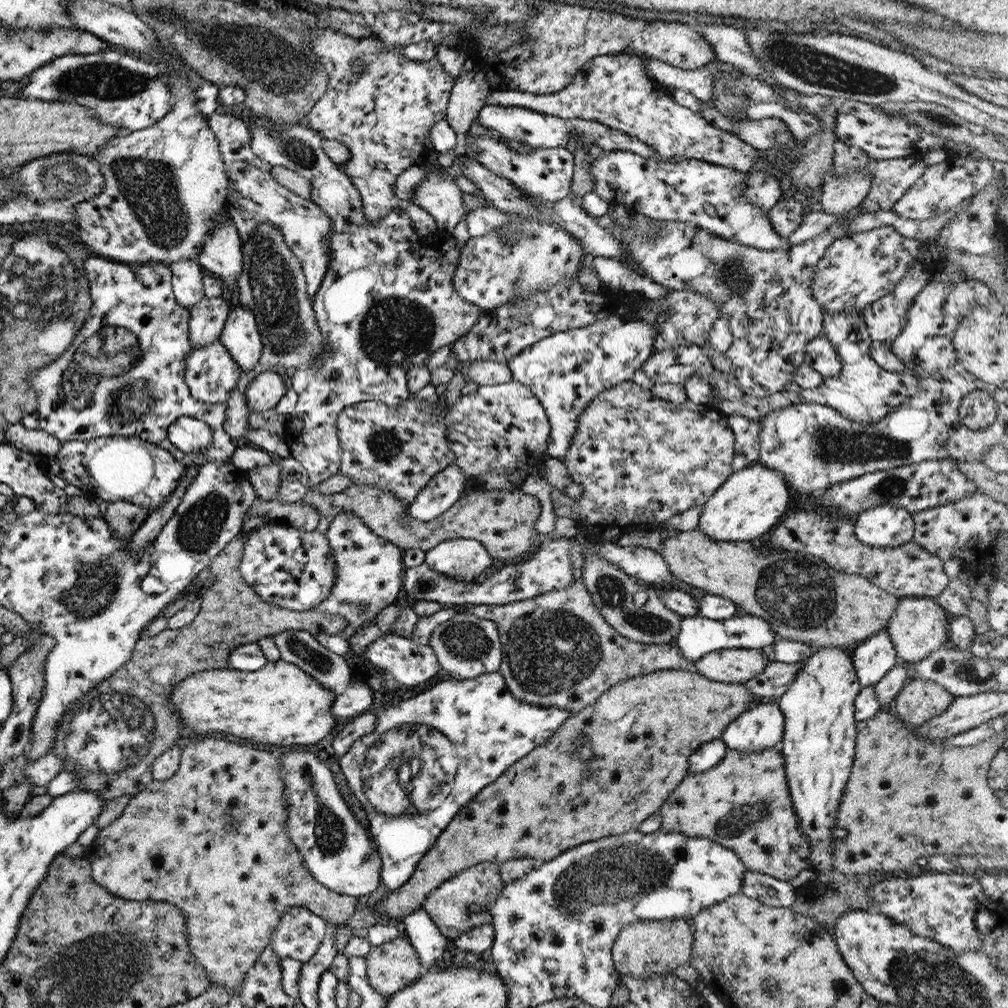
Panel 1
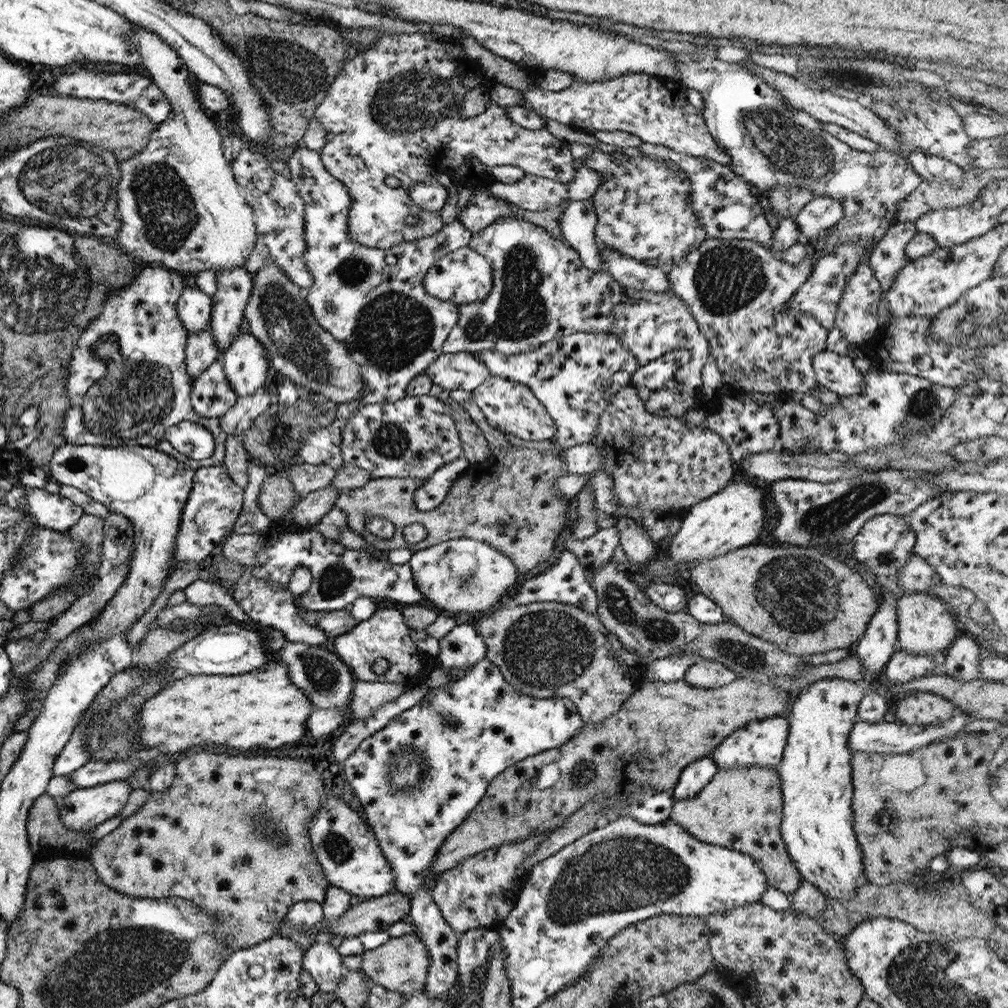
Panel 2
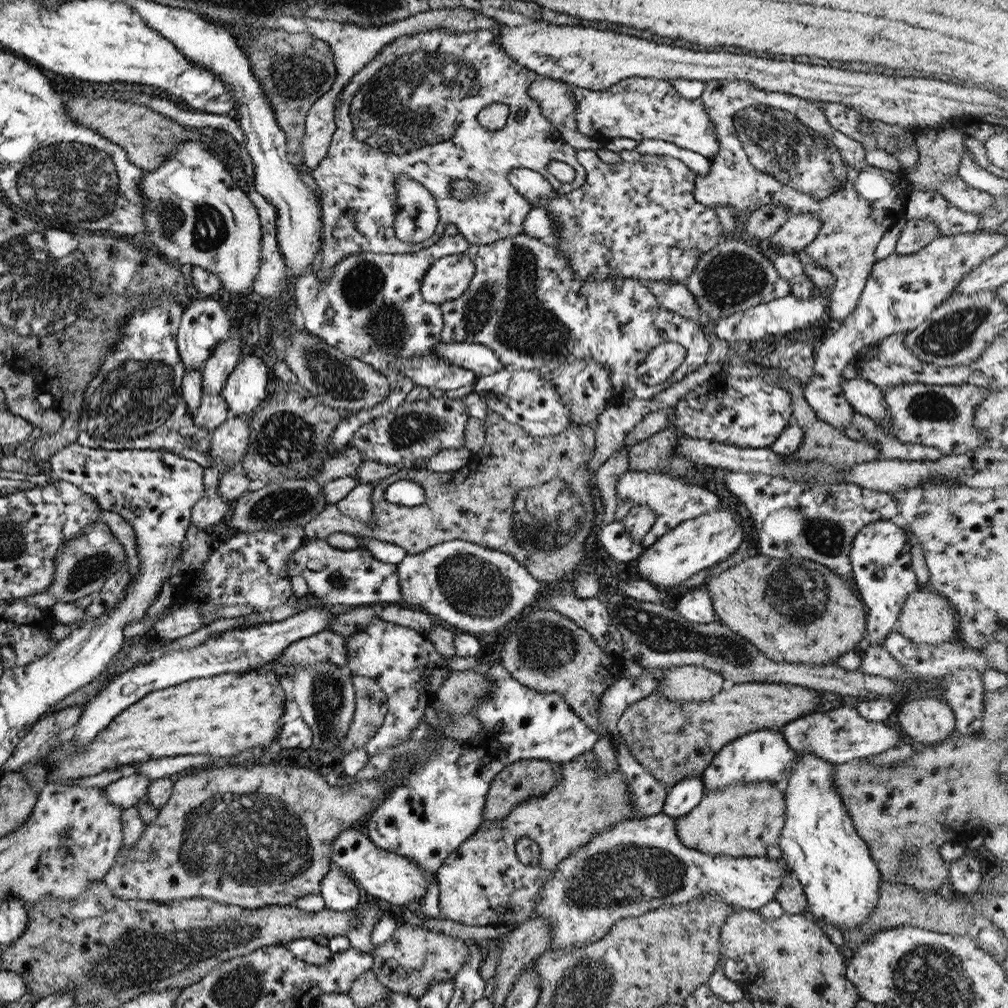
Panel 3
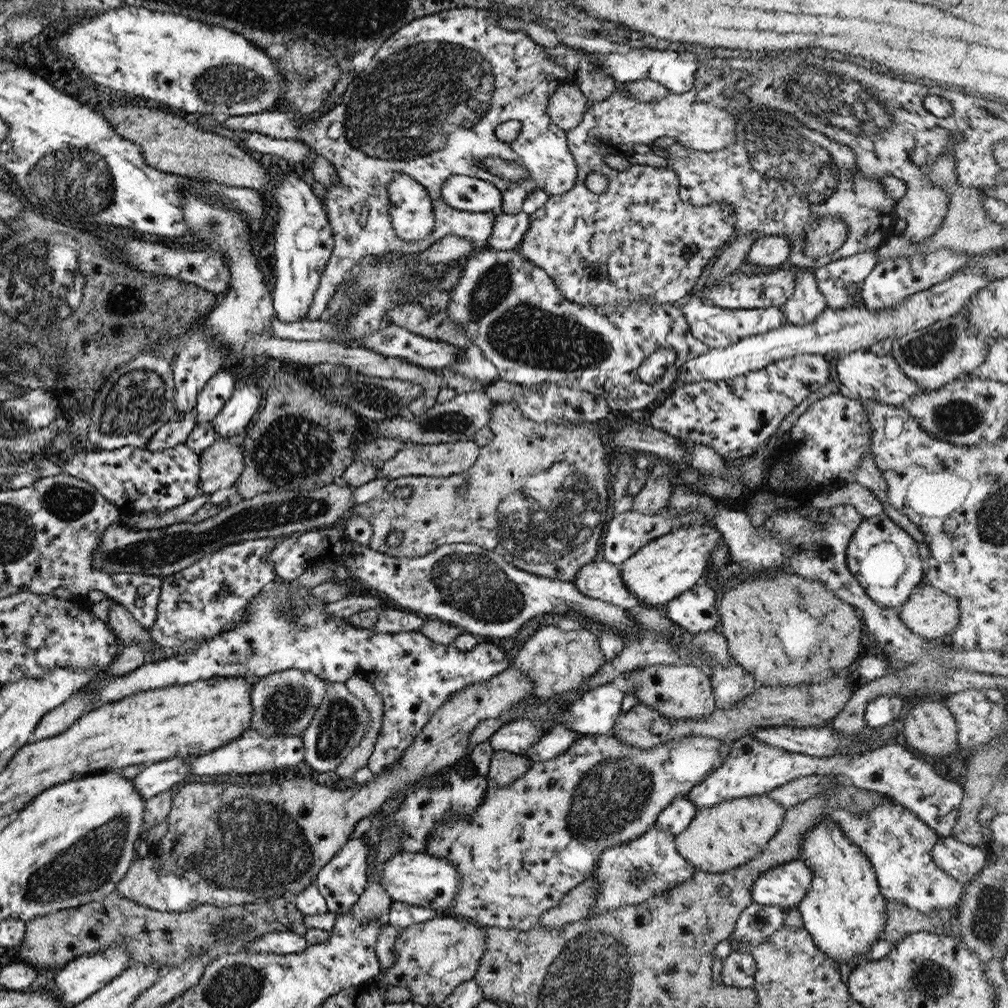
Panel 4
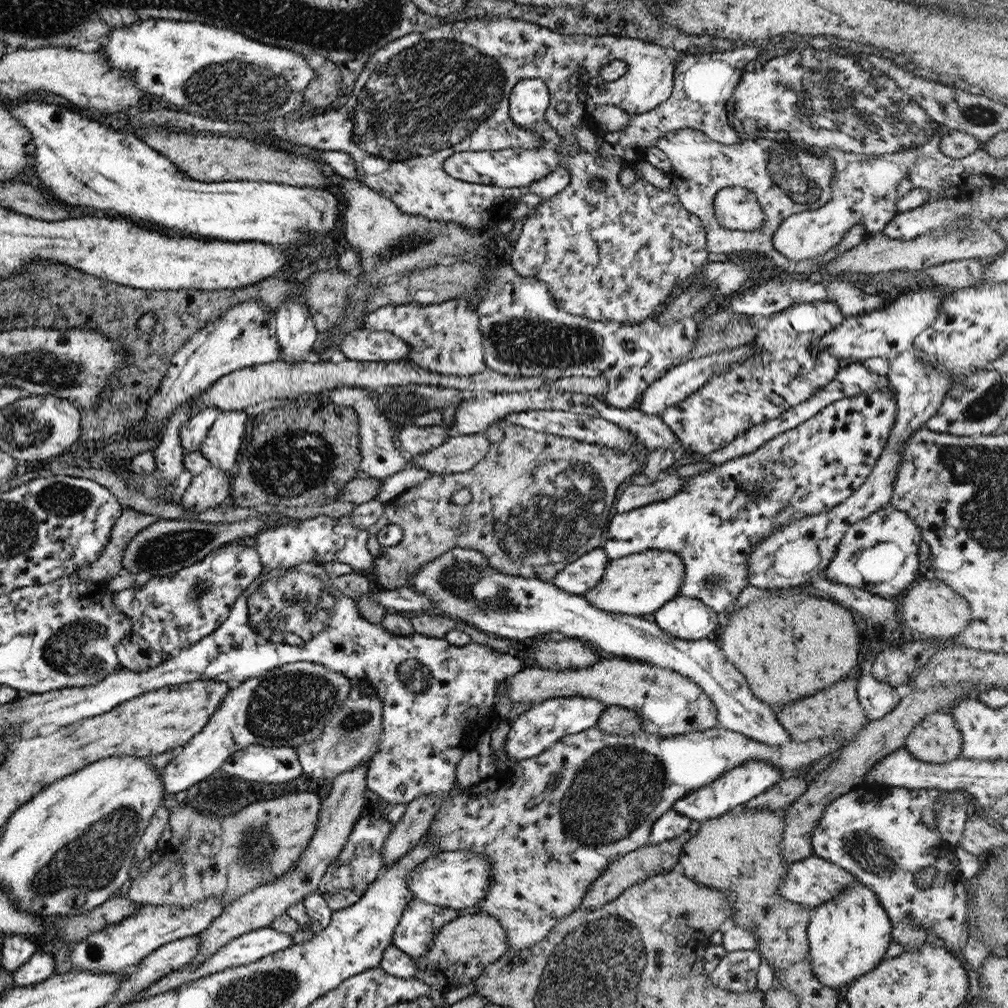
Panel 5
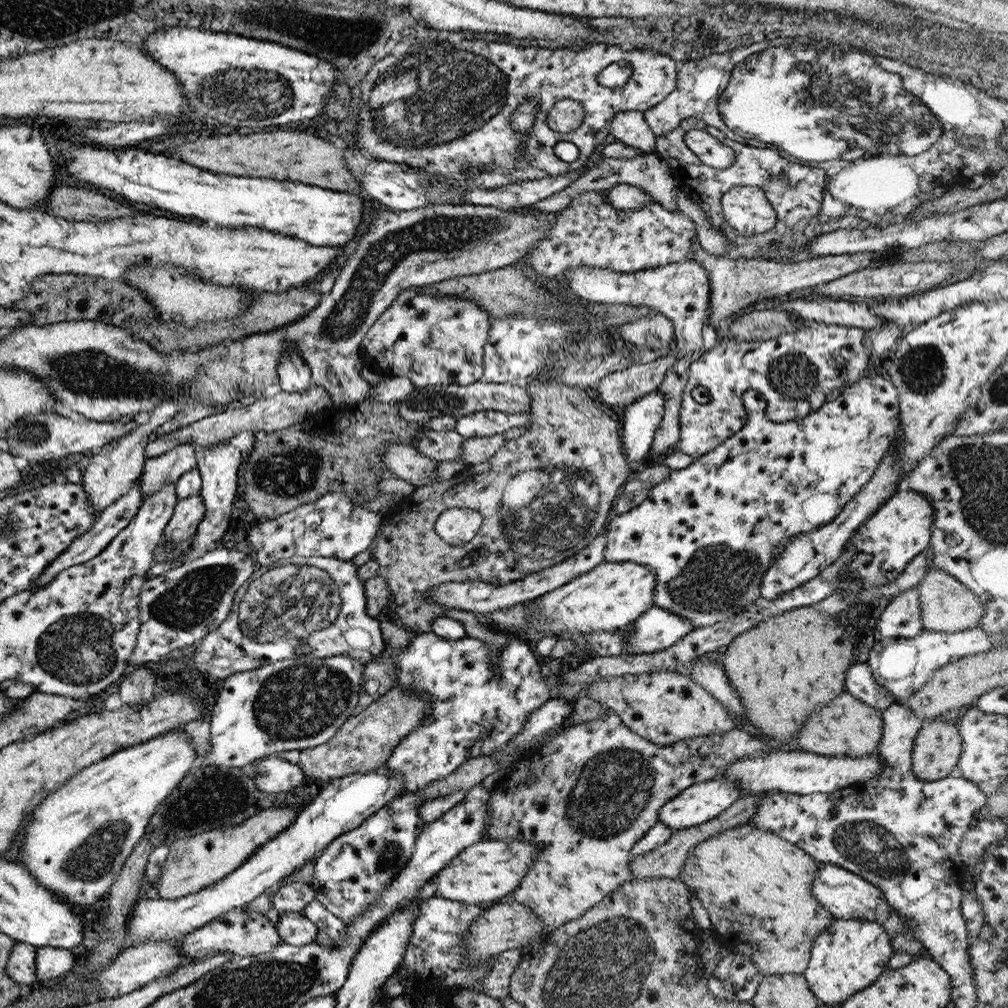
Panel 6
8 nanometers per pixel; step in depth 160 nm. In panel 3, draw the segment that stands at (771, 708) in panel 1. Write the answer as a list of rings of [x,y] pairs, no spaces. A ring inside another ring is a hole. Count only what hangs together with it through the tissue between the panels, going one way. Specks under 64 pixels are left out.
[[[763,728],[747,732],[730,740],[722,746],[719,752],[700,774],[704,792],[714,788],[723,788],[737,781],[740,782],[769,782],[775,785],[779,792],[785,792],[786,780],[794,771],[796,758],[793,751],[781,736],[781,728]]]

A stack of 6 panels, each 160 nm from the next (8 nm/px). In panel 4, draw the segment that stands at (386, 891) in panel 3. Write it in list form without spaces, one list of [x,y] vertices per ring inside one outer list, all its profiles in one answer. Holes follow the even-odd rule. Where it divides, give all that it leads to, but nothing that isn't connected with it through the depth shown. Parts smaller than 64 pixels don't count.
[[[402,851],[390,856],[378,872],[380,885],[387,891],[392,902],[427,907],[436,912],[452,906],[454,894],[460,887],[460,876],[451,863],[423,853]]]

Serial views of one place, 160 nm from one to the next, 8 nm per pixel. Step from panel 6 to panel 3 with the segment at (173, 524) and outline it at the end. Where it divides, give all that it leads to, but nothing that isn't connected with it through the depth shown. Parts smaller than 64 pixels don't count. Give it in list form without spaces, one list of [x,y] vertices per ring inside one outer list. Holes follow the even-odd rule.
[[[231,415],[211,432],[208,458],[219,474],[238,467],[248,445],[249,415]]]

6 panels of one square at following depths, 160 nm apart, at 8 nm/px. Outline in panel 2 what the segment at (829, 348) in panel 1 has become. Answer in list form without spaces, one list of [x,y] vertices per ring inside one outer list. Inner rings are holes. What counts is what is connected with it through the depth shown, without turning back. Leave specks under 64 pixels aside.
[[[827,349],[820,350],[812,358],[812,369],[814,370],[817,385],[828,388],[838,396],[854,396],[862,390],[863,376],[853,367],[851,358],[847,358],[845,355],[840,355]]]

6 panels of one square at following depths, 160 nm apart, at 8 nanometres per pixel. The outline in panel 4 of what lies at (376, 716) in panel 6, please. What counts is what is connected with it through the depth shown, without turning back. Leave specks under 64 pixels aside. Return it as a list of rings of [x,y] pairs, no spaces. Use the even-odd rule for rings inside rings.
[[[326,681],[326,695],[315,707],[309,726],[300,735],[303,742],[303,760],[309,768],[327,772],[337,765],[357,747],[370,725],[370,718],[364,704],[346,689],[344,683]]]

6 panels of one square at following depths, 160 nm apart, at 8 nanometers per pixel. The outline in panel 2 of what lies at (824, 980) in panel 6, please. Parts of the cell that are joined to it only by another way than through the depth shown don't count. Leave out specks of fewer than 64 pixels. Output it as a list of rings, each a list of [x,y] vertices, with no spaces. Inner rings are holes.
[[[822,678],[809,683],[807,691],[801,691],[788,704],[785,714],[788,720],[788,735],[780,763],[775,768],[780,778],[782,792],[782,817],[780,835],[792,860],[792,865],[802,880],[813,884],[821,894],[829,898],[850,898],[857,884],[863,881],[862,854],[852,829],[852,782],[850,758],[846,740],[851,725],[855,722],[859,701],[865,693],[865,681],[844,678]]]

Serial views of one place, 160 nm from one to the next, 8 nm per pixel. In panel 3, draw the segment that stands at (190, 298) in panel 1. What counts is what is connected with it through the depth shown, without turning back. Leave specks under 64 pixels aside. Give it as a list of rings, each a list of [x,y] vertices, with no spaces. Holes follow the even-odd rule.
[[[217,296],[204,297],[187,302],[183,307],[176,334],[176,347],[184,373],[190,368],[202,369],[210,352],[218,345],[218,340],[227,340],[230,337],[230,318],[219,303]]]

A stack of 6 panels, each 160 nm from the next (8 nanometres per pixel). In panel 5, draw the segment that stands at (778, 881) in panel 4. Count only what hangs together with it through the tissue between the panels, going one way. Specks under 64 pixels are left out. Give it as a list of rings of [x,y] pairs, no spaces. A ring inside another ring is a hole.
[[[815,856],[805,857],[786,865],[788,866],[788,871],[785,876],[782,876],[782,880],[778,884],[778,891],[785,900],[807,905],[810,908],[815,908],[818,904],[825,904],[830,900],[834,900],[854,880],[852,874],[844,868]]]

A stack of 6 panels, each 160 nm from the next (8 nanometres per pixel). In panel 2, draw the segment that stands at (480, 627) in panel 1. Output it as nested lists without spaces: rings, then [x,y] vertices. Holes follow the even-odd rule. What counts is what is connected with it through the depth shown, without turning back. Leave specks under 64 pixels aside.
[[[461,623],[438,640],[438,654],[434,658],[444,669],[469,668],[486,658],[486,646],[475,626]]]

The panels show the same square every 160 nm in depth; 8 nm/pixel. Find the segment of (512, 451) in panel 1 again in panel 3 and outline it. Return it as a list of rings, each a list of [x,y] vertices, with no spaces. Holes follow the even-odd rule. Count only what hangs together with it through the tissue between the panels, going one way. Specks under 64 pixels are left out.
[[[503,368],[493,374],[477,377],[472,392],[475,392],[482,401],[485,401],[487,410],[496,412],[497,415],[502,416],[508,423],[521,428],[522,432],[537,438],[557,434],[570,423],[570,412],[562,403],[557,386],[554,387],[545,379],[542,379],[537,371]]]

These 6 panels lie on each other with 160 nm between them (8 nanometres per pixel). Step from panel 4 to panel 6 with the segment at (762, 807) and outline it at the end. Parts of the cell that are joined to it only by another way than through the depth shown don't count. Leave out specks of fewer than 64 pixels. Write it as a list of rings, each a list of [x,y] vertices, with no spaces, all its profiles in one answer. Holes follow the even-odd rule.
[[[749,821],[696,844],[687,853],[679,876],[705,908],[710,922],[709,935],[718,947],[725,948],[728,953],[747,956],[762,976],[802,975],[809,961],[814,936],[834,921],[834,917],[811,894],[810,884],[817,871],[817,862],[800,845],[791,844],[768,830],[756,828]]]

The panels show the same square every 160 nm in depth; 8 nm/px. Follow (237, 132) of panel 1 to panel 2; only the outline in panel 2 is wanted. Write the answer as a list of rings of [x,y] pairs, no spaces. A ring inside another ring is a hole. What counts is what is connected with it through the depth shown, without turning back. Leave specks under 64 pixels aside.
[[[227,134],[222,143],[225,160],[229,163],[232,175],[254,216],[255,244],[243,267],[246,268],[249,277],[253,278],[261,267],[267,267],[268,261],[274,262],[292,284],[307,290],[313,277],[304,268],[304,206],[296,186],[284,176],[277,174],[271,163],[263,157],[263,153],[239,134]]]

